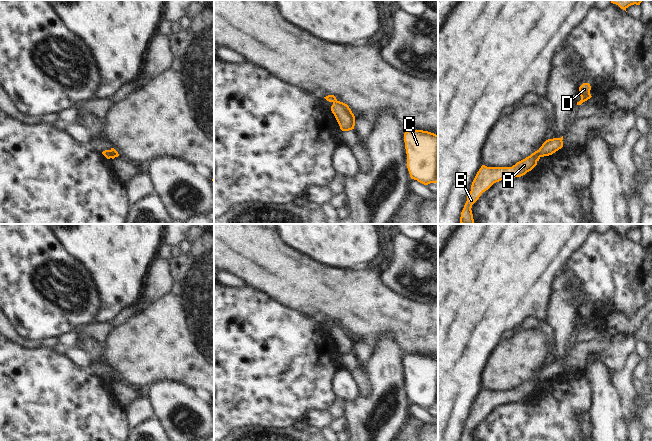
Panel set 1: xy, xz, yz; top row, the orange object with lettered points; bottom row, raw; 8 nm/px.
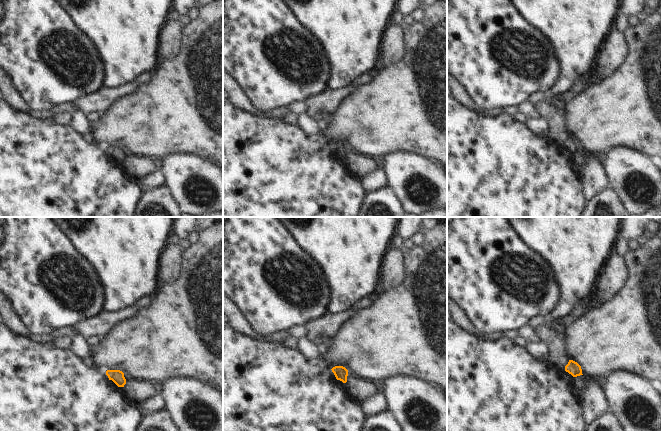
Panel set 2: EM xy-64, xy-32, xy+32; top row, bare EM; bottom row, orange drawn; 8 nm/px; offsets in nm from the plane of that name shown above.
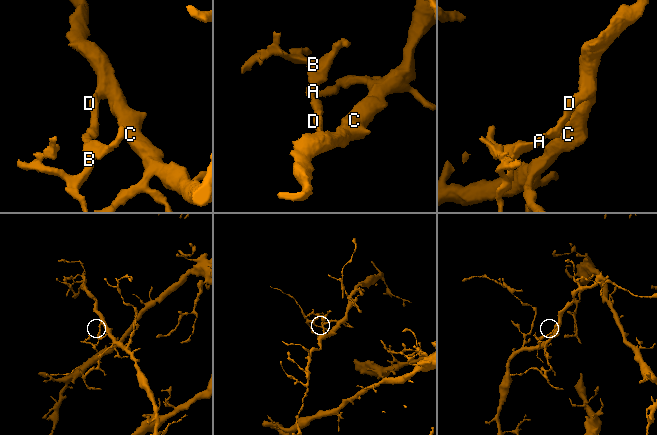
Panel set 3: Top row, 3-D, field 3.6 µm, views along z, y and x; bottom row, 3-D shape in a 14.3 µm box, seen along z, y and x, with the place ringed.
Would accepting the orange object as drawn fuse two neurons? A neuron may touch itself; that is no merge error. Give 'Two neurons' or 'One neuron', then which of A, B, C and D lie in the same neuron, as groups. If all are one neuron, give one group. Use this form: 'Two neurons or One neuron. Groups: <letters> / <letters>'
Two neurons. Groups: A B / C D

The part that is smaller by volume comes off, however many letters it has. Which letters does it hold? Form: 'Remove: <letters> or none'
Remove: A, B

